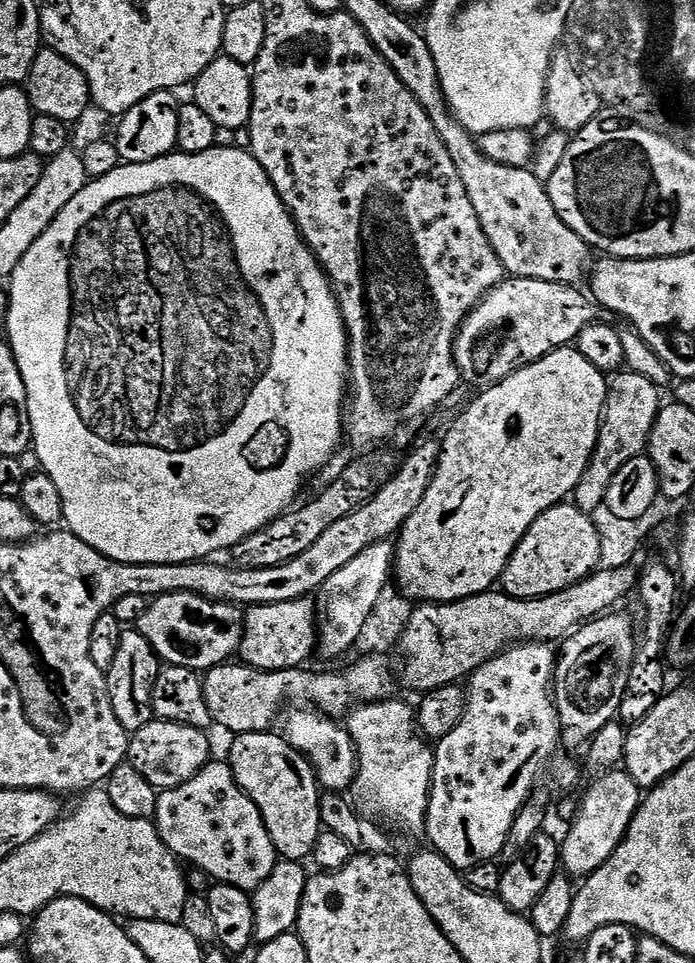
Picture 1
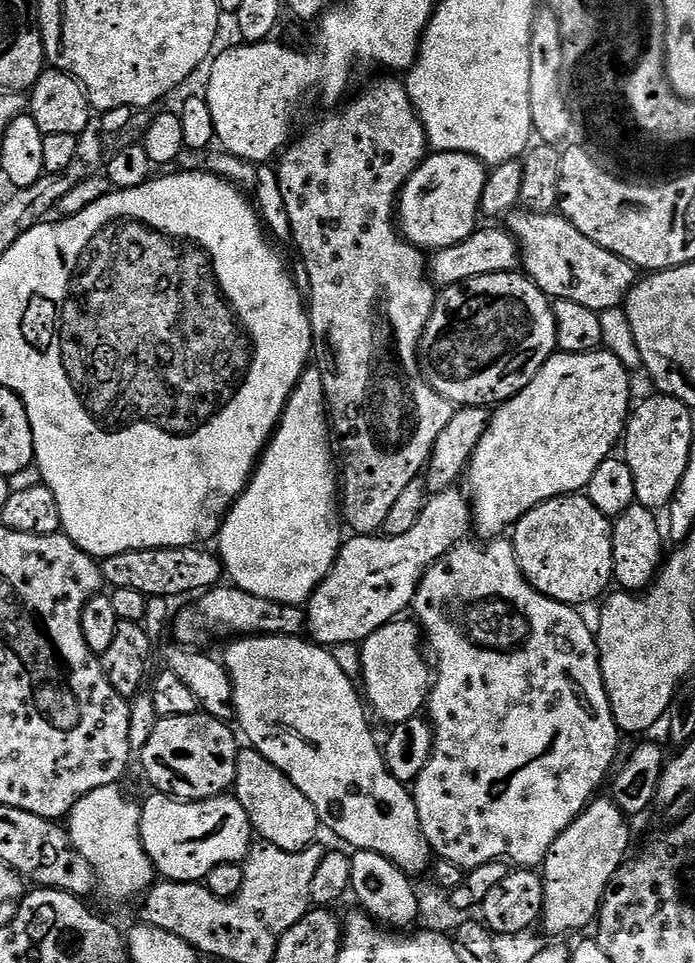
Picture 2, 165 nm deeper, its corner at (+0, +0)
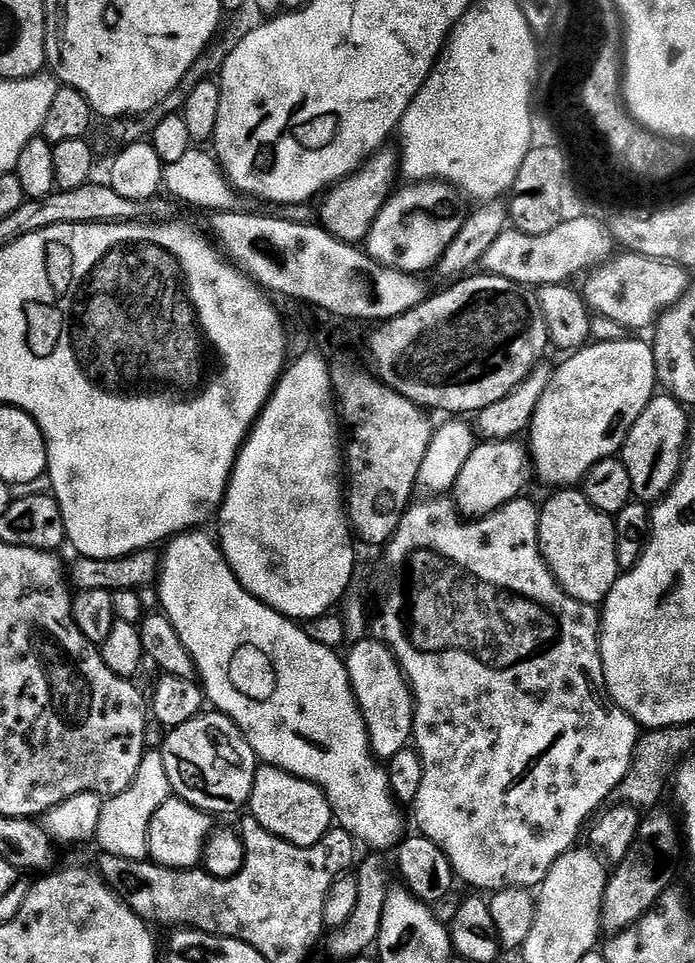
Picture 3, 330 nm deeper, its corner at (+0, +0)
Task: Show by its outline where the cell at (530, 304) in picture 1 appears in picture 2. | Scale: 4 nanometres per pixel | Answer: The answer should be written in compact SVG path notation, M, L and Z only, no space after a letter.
M516 270L445 287L420 339L423 379L453 406L488 408L513 400L557 351L552 306L543 290Z

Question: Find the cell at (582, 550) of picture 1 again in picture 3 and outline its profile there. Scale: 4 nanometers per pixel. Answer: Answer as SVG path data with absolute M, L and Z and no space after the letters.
M562 488L555 492L558 493L540 508L540 553L568 596L583 604L601 605L620 575L615 519L593 507L579 489Z

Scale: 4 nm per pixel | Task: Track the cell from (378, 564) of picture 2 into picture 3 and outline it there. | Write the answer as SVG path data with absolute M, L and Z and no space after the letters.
M516 438L509 440L484 440L466 458L462 474L458 474L454 489L454 503L468 518L488 516L494 509L525 495L528 479L533 479L534 465L529 449L520 445Z

